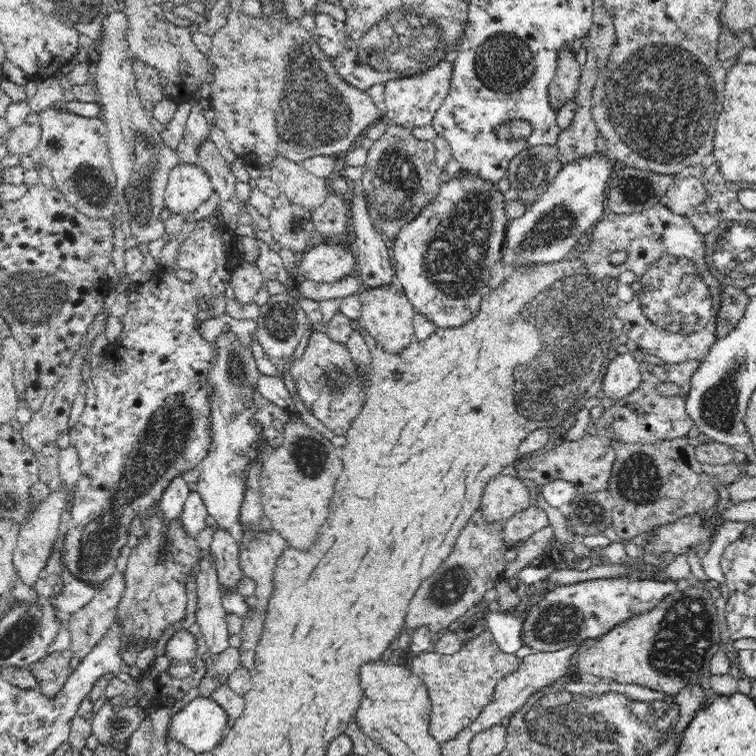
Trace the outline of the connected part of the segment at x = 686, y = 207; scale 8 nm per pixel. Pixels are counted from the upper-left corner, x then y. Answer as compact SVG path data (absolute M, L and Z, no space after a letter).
M688 178L677 180L668 187L668 208L678 215L688 216L707 198L707 188L701 180Z

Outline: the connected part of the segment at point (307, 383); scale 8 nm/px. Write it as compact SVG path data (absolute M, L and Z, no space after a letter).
M314 331L304 354L289 369L306 408L330 430L331 435L344 436L354 417L358 416L367 392L346 345L332 340L327 333Z

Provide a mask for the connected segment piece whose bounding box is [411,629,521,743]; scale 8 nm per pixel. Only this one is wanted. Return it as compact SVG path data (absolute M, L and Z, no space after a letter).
M489 630L482 632L473 640L466 642L466 646L454 655L440 655L438 652L424 652L412 660L411 672L416 674L426 686L430 699L430 714L427 714L428 731L440 742L452 740L461 730L464 730L472 720L478 718L482 708L493 698L498 682L515 672L521 662L515 654L505 654L494 641L493 634Z

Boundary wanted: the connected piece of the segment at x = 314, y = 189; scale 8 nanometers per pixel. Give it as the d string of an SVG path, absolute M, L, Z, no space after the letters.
M277 156L268 168L270 179L278 185L281 194L296 206L310 210L324 204L329 192L328 179L314 176L302 164L284 156Z

